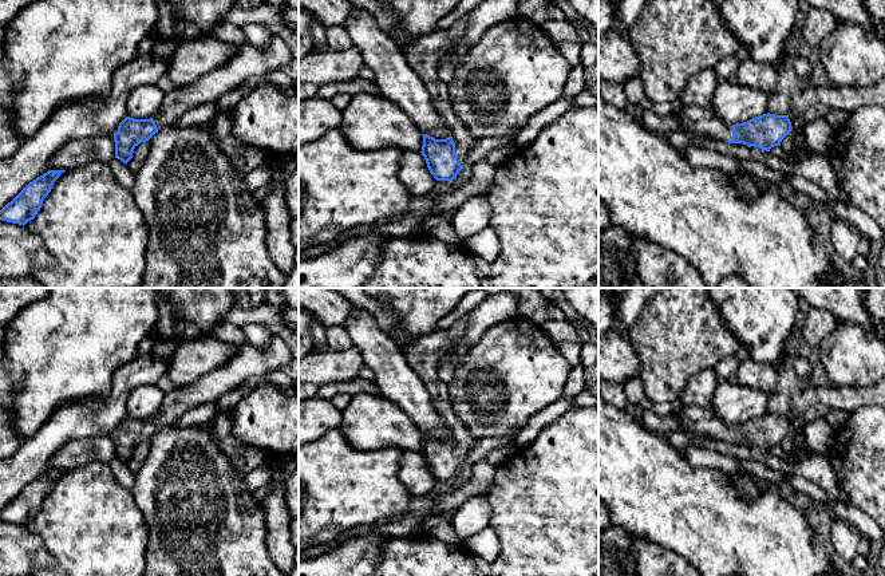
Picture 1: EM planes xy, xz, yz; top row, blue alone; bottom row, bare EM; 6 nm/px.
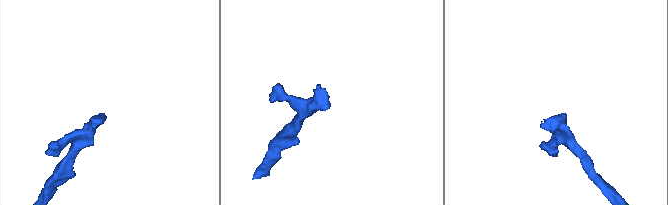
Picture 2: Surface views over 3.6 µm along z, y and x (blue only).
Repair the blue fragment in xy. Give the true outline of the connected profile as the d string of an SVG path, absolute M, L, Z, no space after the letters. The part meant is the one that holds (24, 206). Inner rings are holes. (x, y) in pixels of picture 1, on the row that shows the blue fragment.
M48 170L29 182L11 202L0 210L0 220L25 225L40 210L44 198L52 189L54 182L66 170Z

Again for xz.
M348 0L366 11L376 20L378 25L394 38L407 63L419 75L430 92L436 113L447 123L451 135L446 139L435 139L423 134L422 155L430 173L436 181L453 181L466 167L467 153L478 141L457 117L449 100L449 84L438 76L438 68L453 50L453 42L447 29L436 29L419 36L412 43L402 43L396 38L398 19L379 0Z

